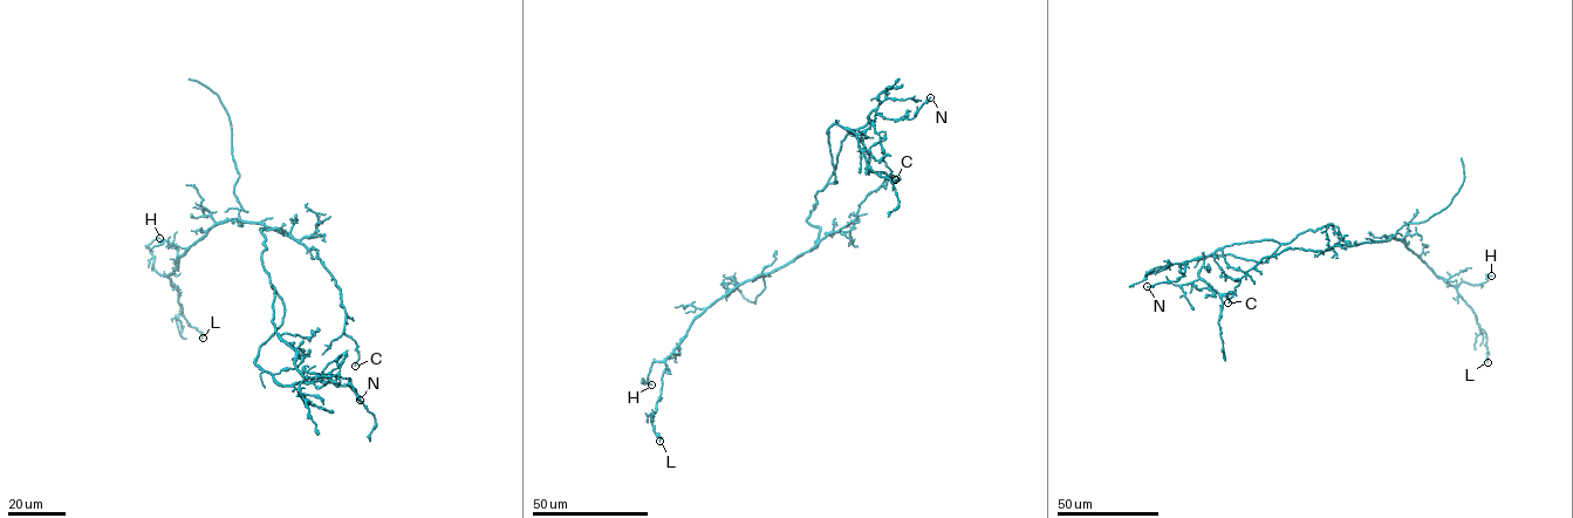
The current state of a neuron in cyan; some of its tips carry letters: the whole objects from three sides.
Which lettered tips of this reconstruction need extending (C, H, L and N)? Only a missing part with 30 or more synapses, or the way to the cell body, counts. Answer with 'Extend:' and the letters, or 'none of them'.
Extend: none of them

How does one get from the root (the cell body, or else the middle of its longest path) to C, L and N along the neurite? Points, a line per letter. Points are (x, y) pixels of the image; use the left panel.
C: (266, 230), (284, 231), (285, 236), (316, 250), (316, 258), (340, 291), (343, 332), (357, 347), (355, 366)
L: (266, 230), (285, 232), (258, 223), (223, 220), (190, 246), (166, 277), (178, 292), (182, 315), (203, 338)
N: (266, 230), (261, 258), (274, 287), (271, 321), (295, 352), (294, 366), (349, 379), (360, 400)

